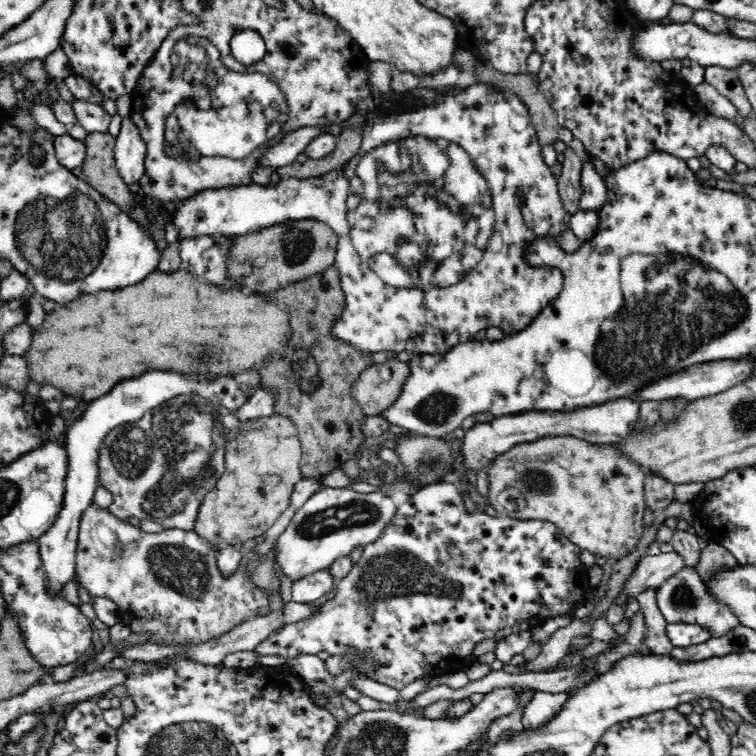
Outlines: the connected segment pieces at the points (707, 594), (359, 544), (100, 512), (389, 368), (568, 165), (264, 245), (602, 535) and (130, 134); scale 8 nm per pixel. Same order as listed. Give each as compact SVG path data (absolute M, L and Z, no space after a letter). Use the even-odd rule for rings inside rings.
M679 568L666 582L657 587L655 592L660 612L670 624L697 624L708 632L709 638L726 636L728 632L742 626L742 619L732 611L730 605L720 601L711 592L711 588L702 580L696 568Z
M324 486L300 506L284 532L278 536L274 554L275 570L291 581L329 570L340 558L350 556L358 548L362 550L374 544L396 514L398 507L394 500L378 490Z
M92 502L83 510L80 520L76 577L73 581L92 597L109 598L116 603L121 622L130 624L136 634L147 632L149 641L200 644L223 635L234 625L256 615L258 608L270 603L263 590L252 583L243 562L234 576L222 578L217 567L217 555L211 546L212 543L194 530L164 529L158 534L144 532L118 520L109 510Z
M391 357L381 365L372 366L362 372L359 382L353 387L355 396L364 413L382 415L396 400L401 398L407 381L412 376L409 362ZM386 372L386 376L382 376Z
M568 146L564 151L564 161L561 175L557 178L558 192L564 207L571 215L581 208L581 168L580 156Z
M316 219L286 220L282 224L270 226L234 238L230 254L230 275L240 284L262 290L284 290L284 287L298 279L322 273L334 265L338 233L325 222Z
M570 435L542 437L514 446L506 454L498 456L494 465L485 471L489 482L488 499L499 516L554 523L574 544L606 560L628 556L642 536L646 510L644 472L639 470L639 466L622 459L608 444L592 444ZM514 500L525 500L526 506L522 510L514 510Z
M130 117L121 120L120 132L115 136L116 167L128 184L140 180L145 171L146 143L140 129Z

